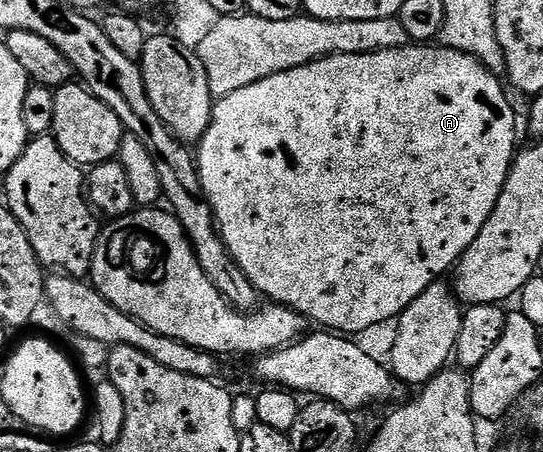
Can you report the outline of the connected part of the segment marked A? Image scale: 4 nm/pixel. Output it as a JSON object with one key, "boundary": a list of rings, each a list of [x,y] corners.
{"boundary":[[[392,44],[388,50],[379,49],[377,52],[369,52],[368,54],[334,54],[328,58],[319,58],[315,62],[298,66],[292,70],[277,72],[273,76],[265,76],[265,80],[257,80],[257,84],[249,84],[249,88],[237,88],[237,92],[220,98],[214,103],[211,111],[211,123],[207,125],[203,137],[197,143],[197,169],[203,195],[207,197],[207,202],[211,205],[213,213],[215,213],[215,225],[219,228],[219,234],[223,237],[223,242],[227,245],[227,250],[233,256],[233,260],[241,268],[241,272],[245,272],[245,276],[249,276],[249,280],[264,299],[281,306],[288,306],[290,310],[296,310],[299,314],[302,314],[304,319],[311,321],[312,318],[319,325],[316,327],[326,328],[328,331],[338,332],[344,336],[359,336],[355,334],[369,329],[370,326],[379,326],[382,322],[389,321],[390,318],[391,321],[398,319],[403,309],[409,304],[413,304],[413,300],[417,300],[417,296],[421,296],[421,292],[425,292],[430,288],[432,282],[442,279],[446,270],[448,273],[454,267],[461,255],[469,248],[469,244],[473,244],[473,240],[477,240],[477,232],[481,232],[485,220],[489,220],[489,216],[503,191],[507,173],[511,171],[511,161],[515,159],[517,153],[517,145],[515,146],[515,110],[511,107],[506,92],[503,91],[504,83],[496,75],[486,70],[473,56],[448,46],[442,44],[406,45]]]}

